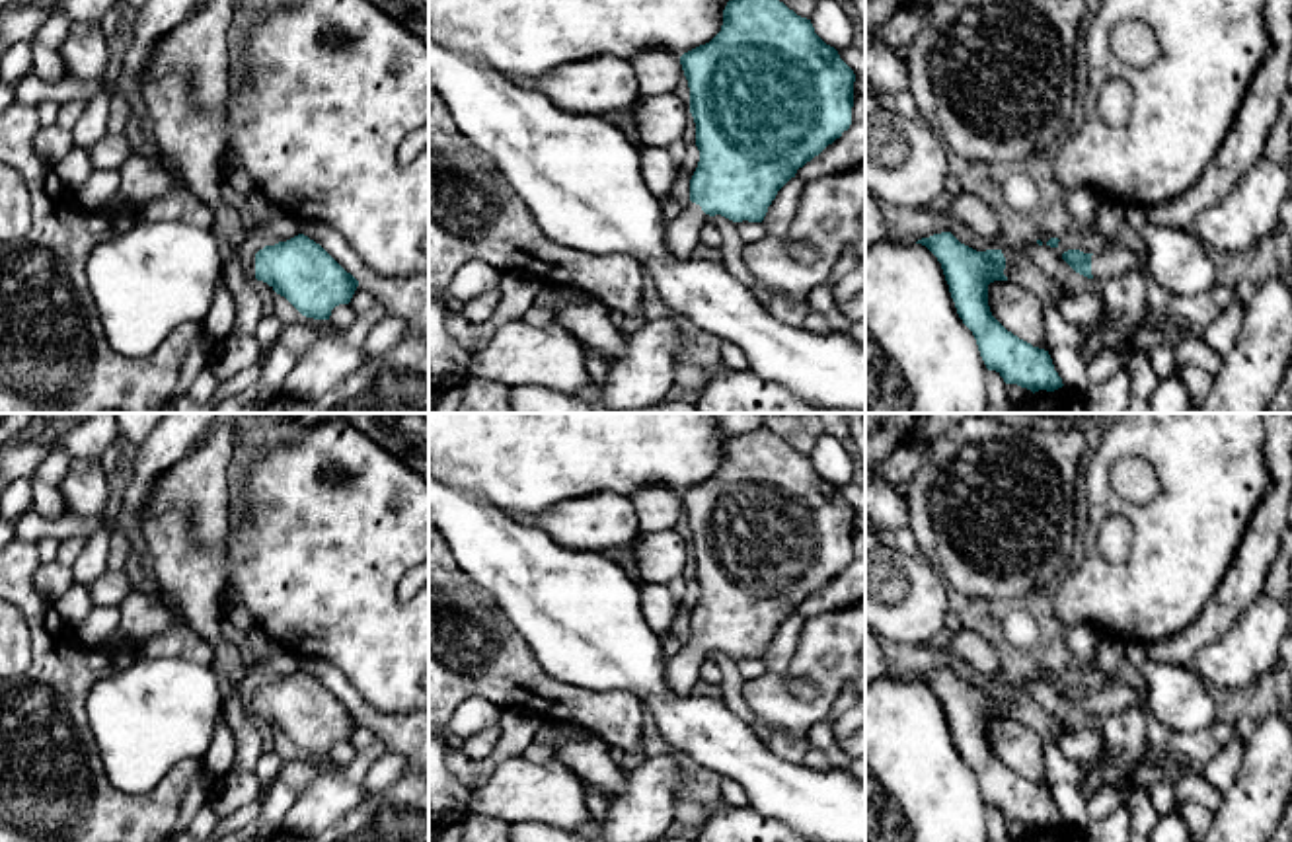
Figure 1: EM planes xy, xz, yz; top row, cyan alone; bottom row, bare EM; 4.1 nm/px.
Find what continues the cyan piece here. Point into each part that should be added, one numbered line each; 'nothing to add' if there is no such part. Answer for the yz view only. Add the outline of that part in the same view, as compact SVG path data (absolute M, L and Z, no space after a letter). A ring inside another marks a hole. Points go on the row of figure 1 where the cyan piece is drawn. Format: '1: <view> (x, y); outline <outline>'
1: yz (1113, 258); outline M1117 242L1105 244L1099 251L1091 255L1091 275L1099 281L1128 271L1140 273L1140 267L1140 257L1132 249Z

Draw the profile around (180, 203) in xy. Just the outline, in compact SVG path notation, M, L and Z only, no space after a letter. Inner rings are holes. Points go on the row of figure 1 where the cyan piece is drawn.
M160 156L162 164L175 175L175 187L156 201L146 203L134 214L146 220L179 220L201 228L212 228L214 212L185 183L177 162Z

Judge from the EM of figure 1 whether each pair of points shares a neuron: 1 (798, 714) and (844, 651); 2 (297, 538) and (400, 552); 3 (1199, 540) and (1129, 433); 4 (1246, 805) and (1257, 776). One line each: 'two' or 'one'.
1: one
2: one
3: one
4: one

